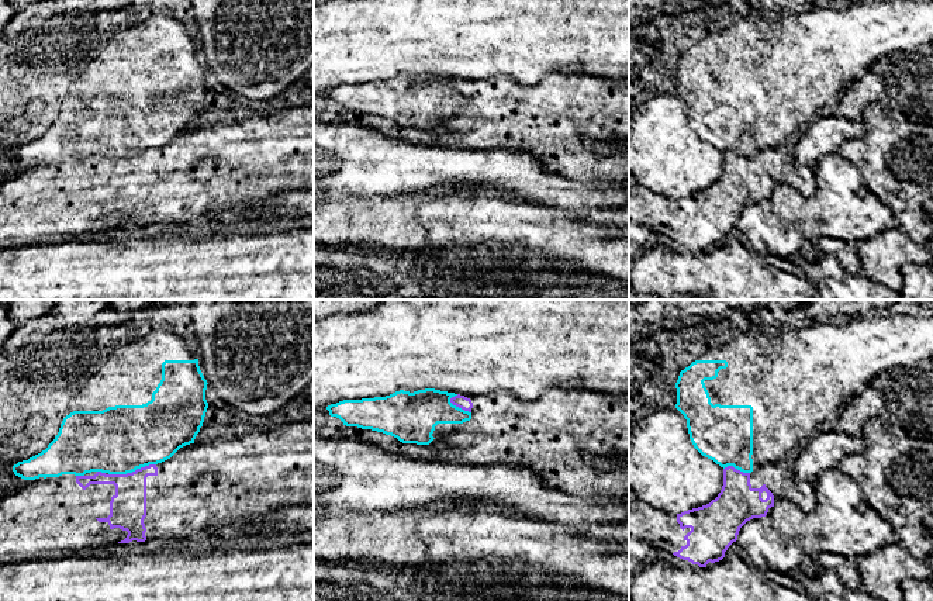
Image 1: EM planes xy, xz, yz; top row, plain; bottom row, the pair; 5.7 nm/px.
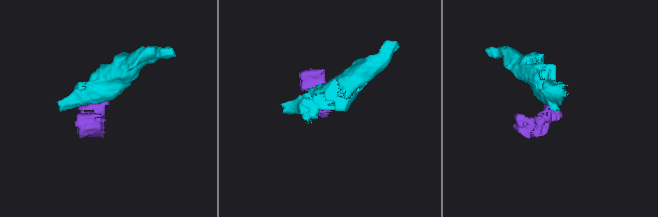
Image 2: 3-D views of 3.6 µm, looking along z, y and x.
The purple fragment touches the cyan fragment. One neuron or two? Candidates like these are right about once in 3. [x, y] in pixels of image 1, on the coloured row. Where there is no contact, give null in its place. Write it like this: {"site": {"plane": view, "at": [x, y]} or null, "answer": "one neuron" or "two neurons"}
{"site": {"plane": "xy", "at": [132, 472]}, "answer": "two neurons"}

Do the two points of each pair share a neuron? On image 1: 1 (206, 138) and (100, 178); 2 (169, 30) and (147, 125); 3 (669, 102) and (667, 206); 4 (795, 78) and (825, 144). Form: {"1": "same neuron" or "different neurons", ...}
{"1": "same neuron", "2": "same neuron", "3": "different neurons", "4": "different neurons"}

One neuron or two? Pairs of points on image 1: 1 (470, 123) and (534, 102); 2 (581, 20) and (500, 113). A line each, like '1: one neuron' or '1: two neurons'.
1: one neuron
2: two neurons

